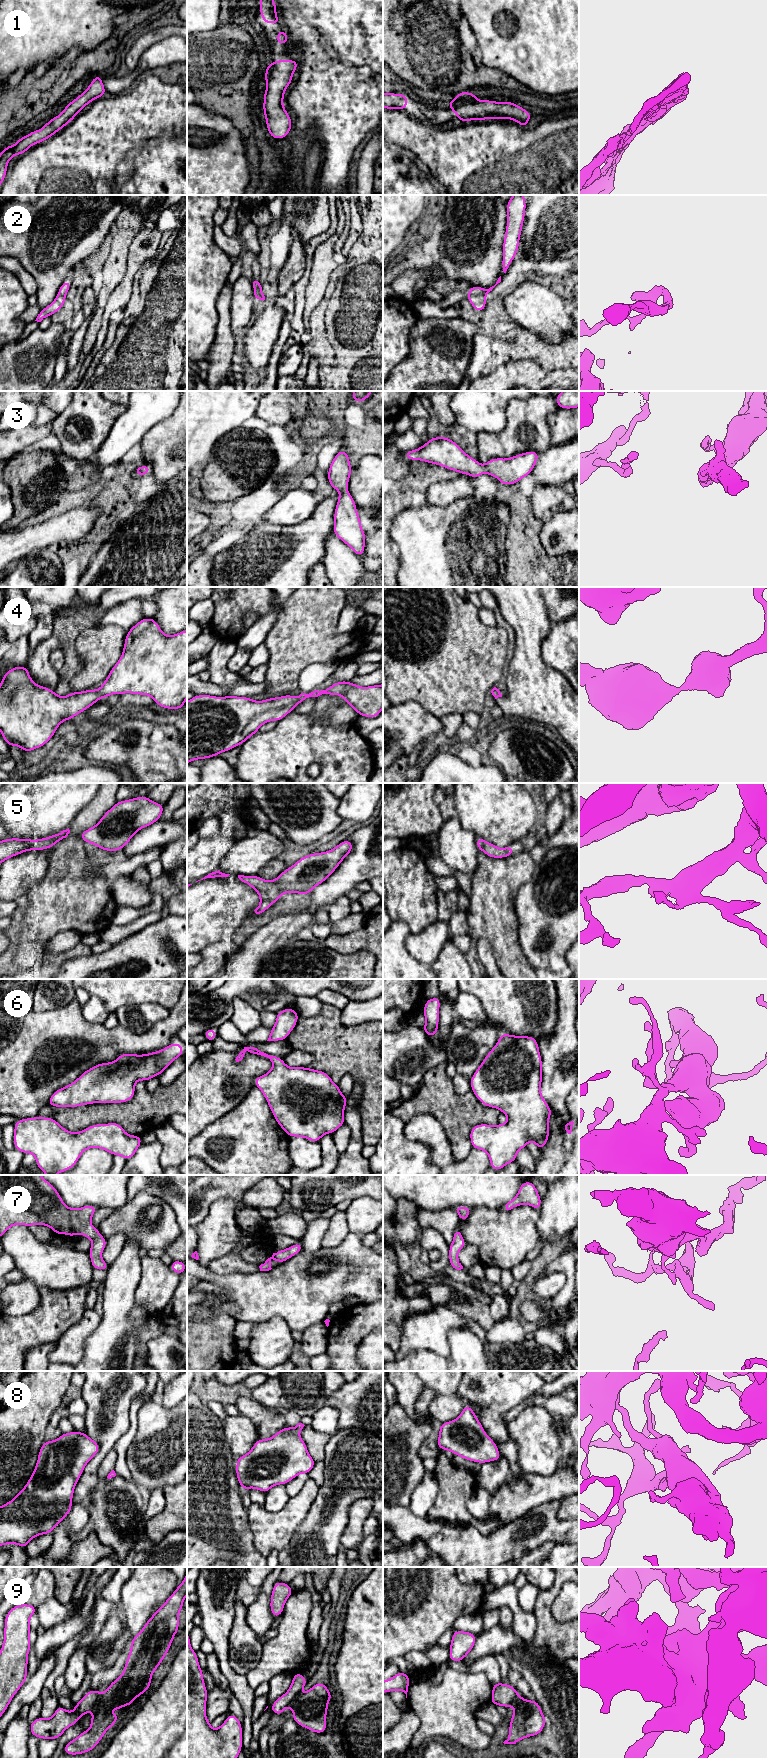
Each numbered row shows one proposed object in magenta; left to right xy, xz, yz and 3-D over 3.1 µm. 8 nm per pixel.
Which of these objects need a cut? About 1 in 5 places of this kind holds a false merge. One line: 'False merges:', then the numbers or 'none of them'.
False merges: 2

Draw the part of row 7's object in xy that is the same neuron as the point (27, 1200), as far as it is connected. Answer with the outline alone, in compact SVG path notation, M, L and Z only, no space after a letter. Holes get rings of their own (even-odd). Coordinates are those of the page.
M0 1175L0 1238L13 1225L46 1225L55 1235L74 1237L81 1234L93 1241L88 1251L92 1269L108 1271L110 1265L101 1258L107 1239L90 1223L97 1209L98 1207L93 1205L85 1205L78 1209L66 1206L55 1187L41 1175Z

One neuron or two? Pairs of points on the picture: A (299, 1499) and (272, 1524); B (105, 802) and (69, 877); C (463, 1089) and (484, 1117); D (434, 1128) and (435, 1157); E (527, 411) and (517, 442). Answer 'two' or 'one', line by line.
A: one
B: one
C: two
D: one
E: one

